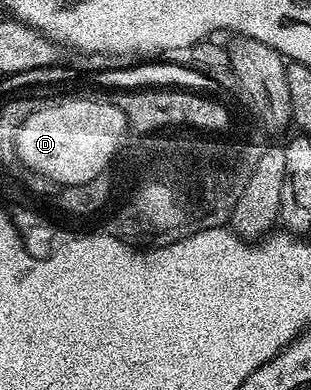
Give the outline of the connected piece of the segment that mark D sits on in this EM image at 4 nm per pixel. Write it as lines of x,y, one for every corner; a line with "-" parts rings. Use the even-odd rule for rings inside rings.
65,98
62,102
53,102
50,106
38,105
33,114
27,115
17,134
17,154
20,165
26,171
47,176
50,184
58,187
87,184
87,180
95,180
95,176
106,173
114,165
119,151
125,145
128,120
126,111
109,108
103,102
93,98

